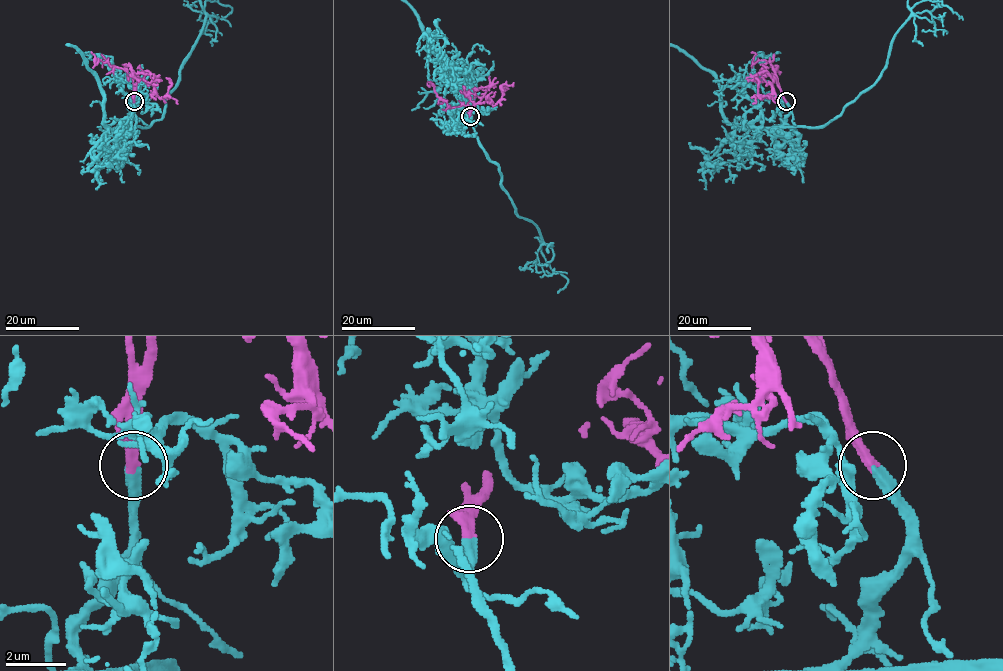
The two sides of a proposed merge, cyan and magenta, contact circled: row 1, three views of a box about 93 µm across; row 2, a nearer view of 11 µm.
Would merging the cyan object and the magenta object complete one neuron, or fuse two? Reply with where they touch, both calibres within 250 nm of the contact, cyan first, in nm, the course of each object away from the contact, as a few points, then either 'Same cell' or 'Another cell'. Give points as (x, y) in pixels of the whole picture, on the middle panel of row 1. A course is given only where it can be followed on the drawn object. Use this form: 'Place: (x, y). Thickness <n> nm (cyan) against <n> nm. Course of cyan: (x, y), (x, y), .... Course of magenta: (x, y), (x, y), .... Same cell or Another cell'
Place: (470, 116). Thickness 340 nm (cyan) against 340 nm. Course of magenta: (470, 116), (469, 107), (464, 105), (450, 107), (427, 81). Same cell

